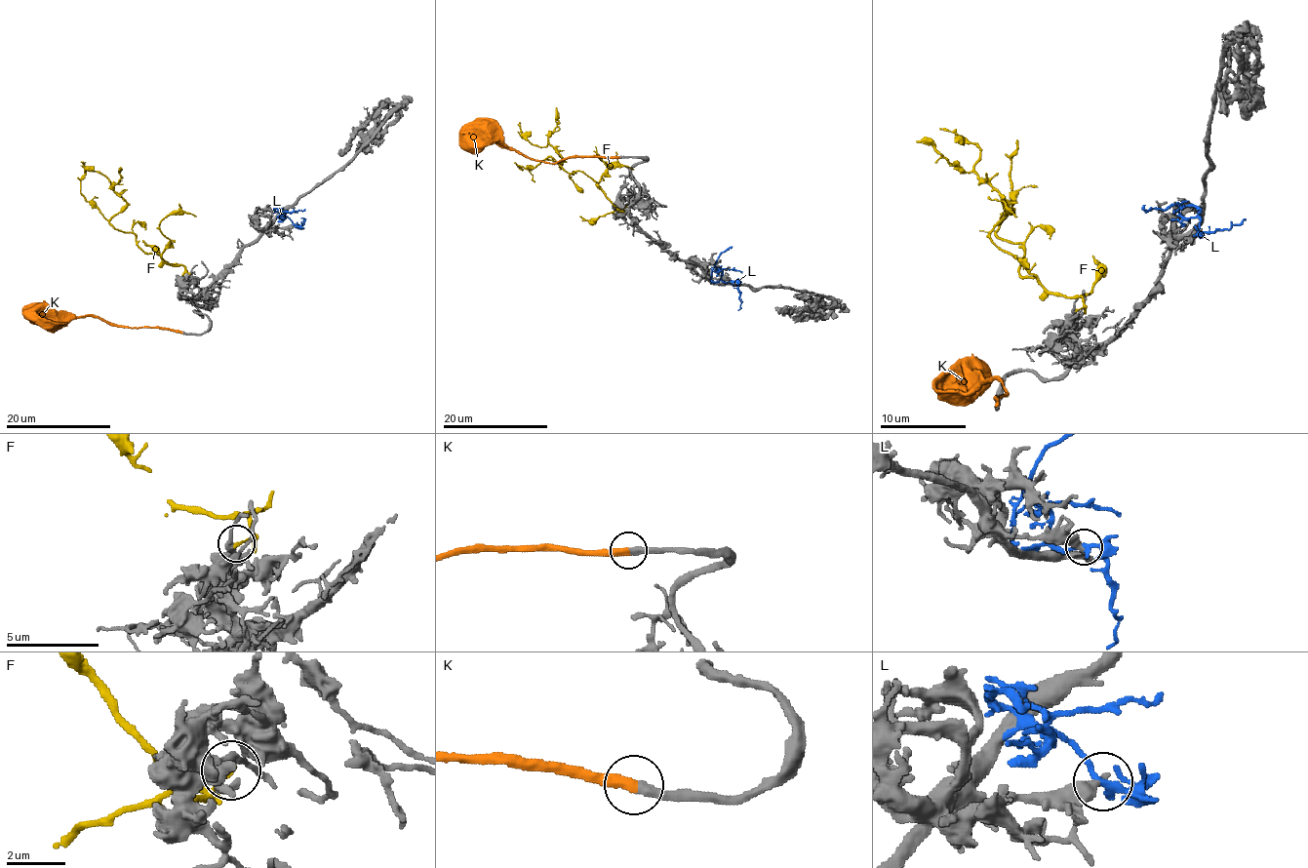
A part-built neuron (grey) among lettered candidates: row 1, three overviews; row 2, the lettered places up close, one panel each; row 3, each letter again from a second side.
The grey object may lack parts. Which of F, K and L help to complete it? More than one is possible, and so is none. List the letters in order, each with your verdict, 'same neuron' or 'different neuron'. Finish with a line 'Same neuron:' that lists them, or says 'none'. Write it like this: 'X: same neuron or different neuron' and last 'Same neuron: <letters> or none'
F: different neuron
K: same neuron
L: different neuron
Same neuron: K

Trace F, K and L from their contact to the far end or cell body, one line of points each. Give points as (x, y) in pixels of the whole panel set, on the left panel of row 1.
F: (188, 274), (158, 254), (148, 254), (134, 234), (110, 222), (126, 203), (107, 178), (82, 162)
K: (180, 332), (124, 328), (89, 316), (41, 316), (27, 310), (23, 313)
L: (294, 225), (278, 209), (296, 211)

